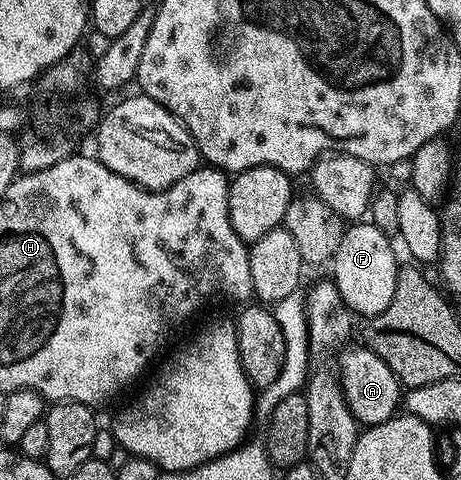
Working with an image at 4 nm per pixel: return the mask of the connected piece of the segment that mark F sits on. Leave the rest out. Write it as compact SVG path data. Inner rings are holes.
M358 221L347 226L332 260L332 278L340 297L350 306L355 316L373 317L388 309L396 289L400 260L394 256L391 236L385 235L375 223Z

